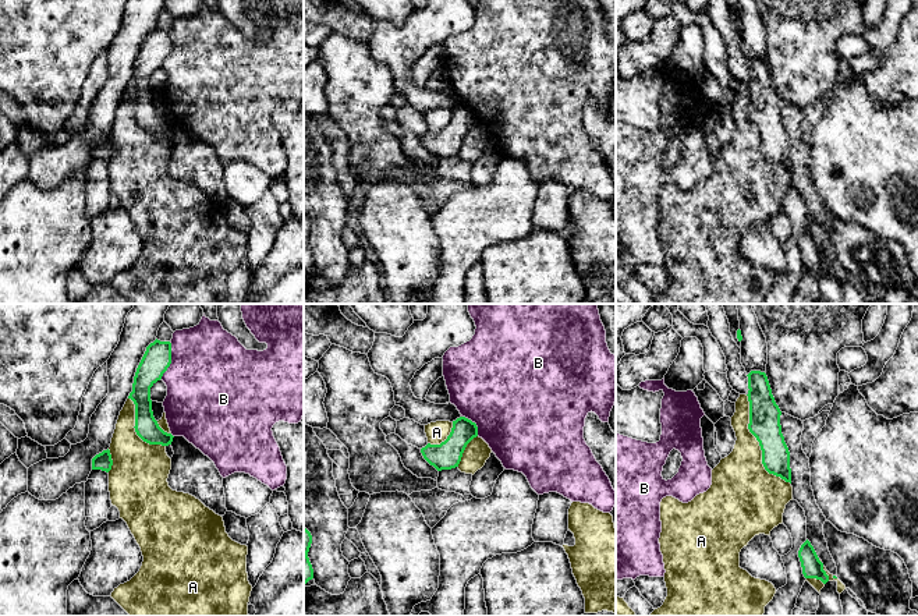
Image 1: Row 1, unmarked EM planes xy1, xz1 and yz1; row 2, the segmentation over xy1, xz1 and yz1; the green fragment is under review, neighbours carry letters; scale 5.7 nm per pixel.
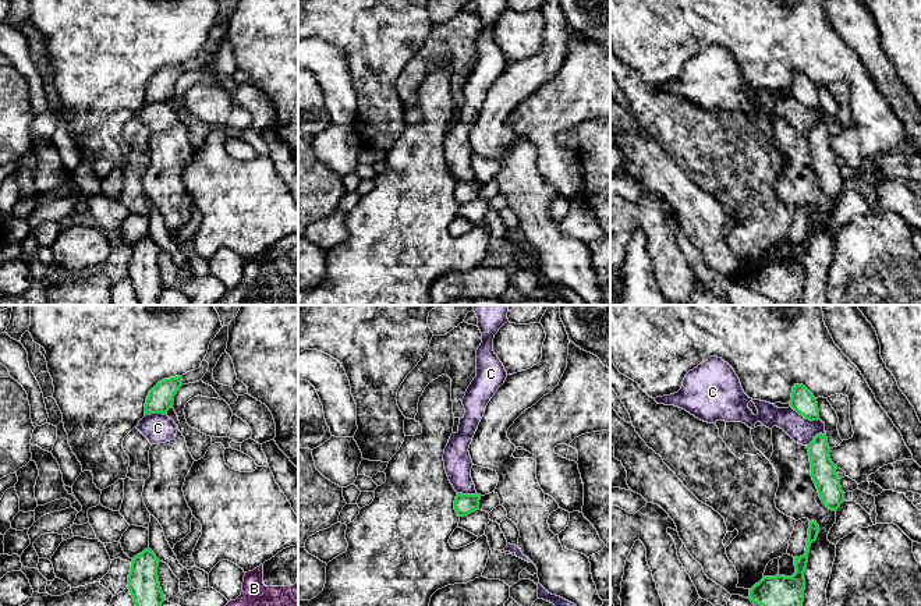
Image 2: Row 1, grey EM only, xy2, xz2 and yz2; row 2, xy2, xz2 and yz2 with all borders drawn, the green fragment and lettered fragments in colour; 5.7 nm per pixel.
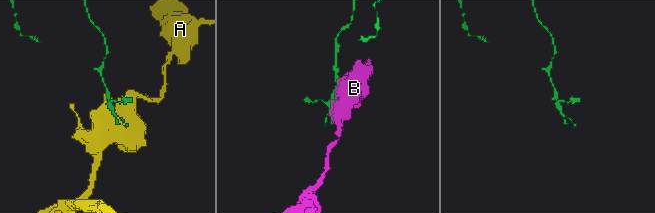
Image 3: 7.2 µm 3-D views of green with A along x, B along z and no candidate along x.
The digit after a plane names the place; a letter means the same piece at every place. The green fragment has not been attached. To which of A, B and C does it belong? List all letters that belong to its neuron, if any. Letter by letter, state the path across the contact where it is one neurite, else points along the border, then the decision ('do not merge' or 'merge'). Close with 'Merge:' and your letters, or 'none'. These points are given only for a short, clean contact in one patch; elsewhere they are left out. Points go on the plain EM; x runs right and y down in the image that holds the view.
A: do not merge
B: do not merge
C: along yz2 (790, 94), (806, 106), (818, 107) | do not merge
Merge: none

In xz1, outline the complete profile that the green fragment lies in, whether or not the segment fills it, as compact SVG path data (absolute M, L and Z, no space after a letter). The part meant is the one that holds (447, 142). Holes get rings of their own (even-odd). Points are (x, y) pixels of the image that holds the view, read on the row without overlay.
M465 105L453 109L450 123L440 132L428 131L421 137L423 146L437 159L458 155L467 132L478 124L478 114Z

